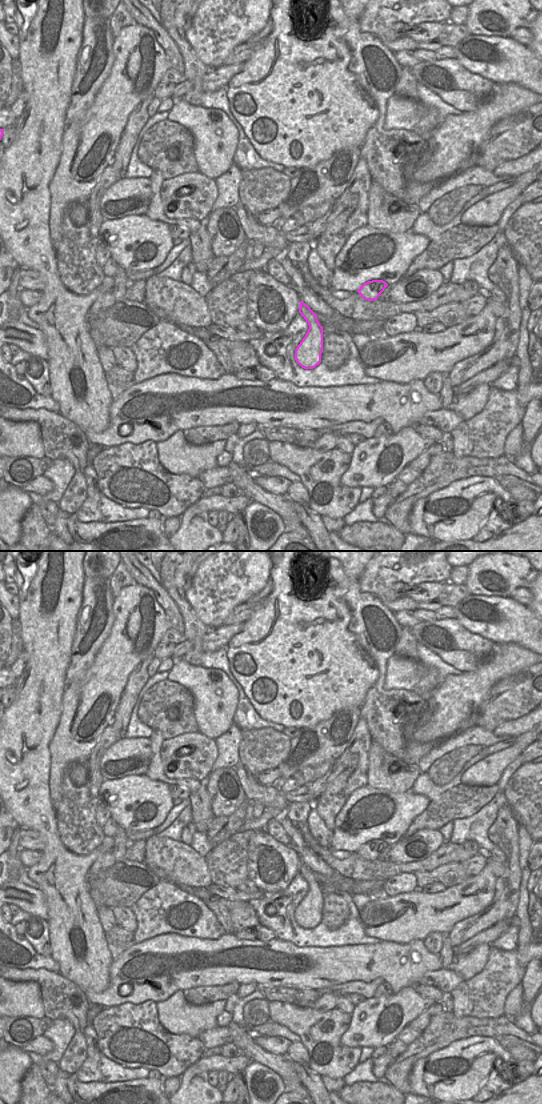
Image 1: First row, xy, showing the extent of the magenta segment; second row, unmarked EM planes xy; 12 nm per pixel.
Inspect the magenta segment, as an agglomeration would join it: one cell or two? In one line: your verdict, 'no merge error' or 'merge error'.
no merge error

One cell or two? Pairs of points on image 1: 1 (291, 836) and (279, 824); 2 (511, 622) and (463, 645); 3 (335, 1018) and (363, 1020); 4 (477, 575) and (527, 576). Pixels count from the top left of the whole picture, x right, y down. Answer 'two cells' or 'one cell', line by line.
1: one cell
2: two cells
3: two cells
4: one cell

